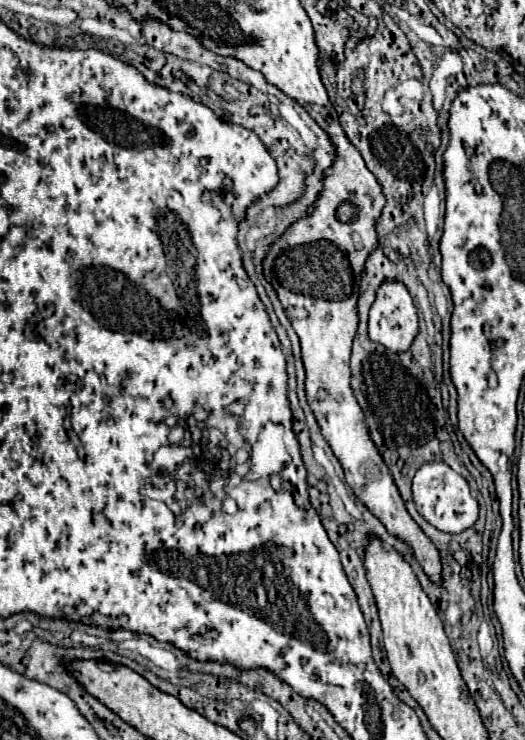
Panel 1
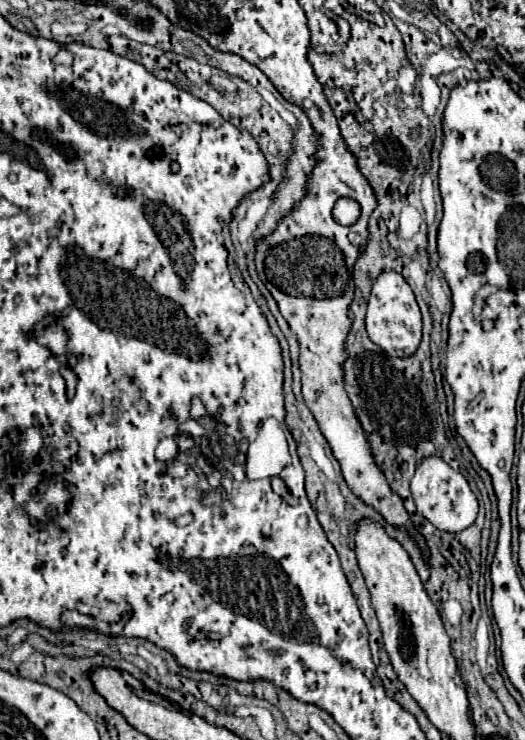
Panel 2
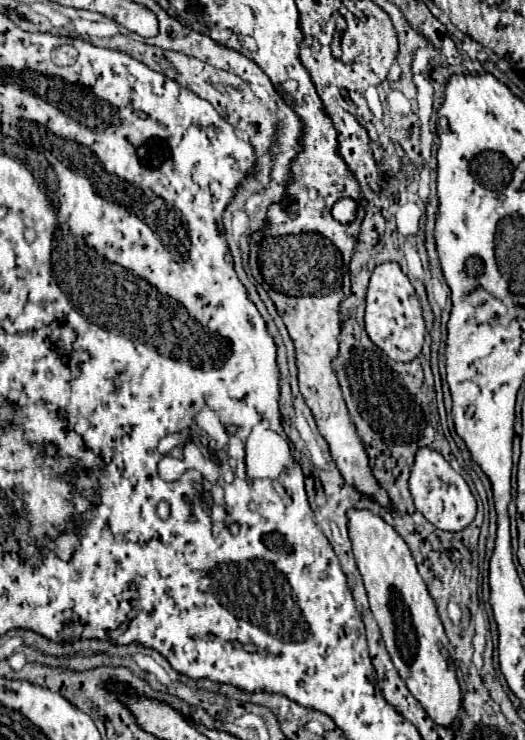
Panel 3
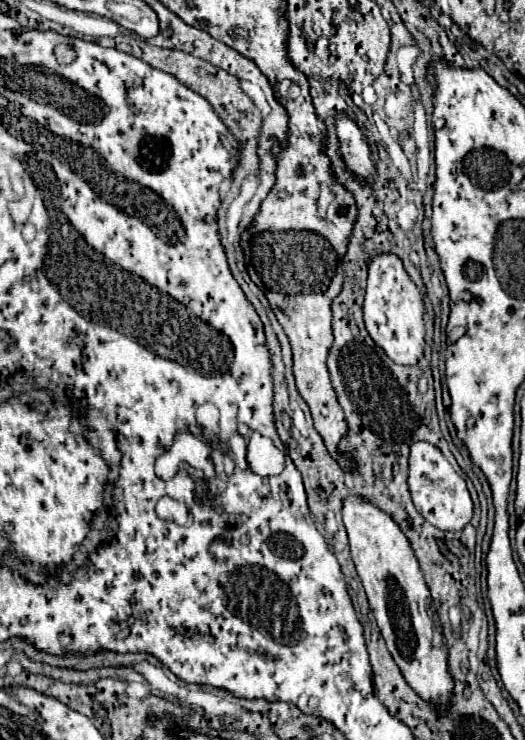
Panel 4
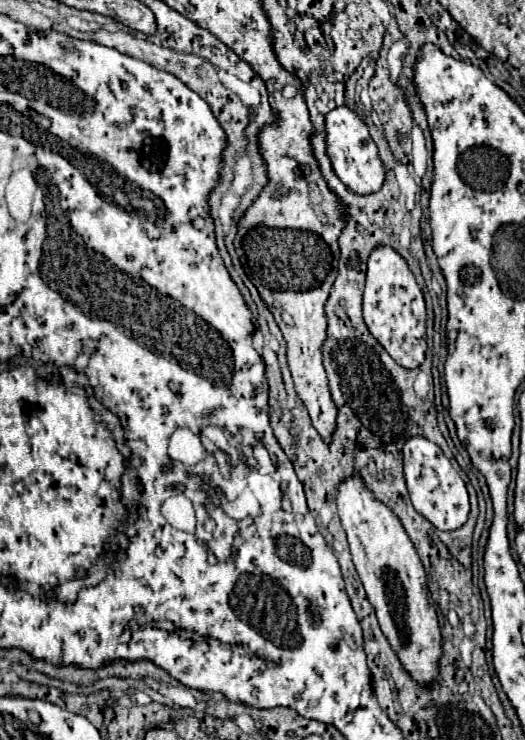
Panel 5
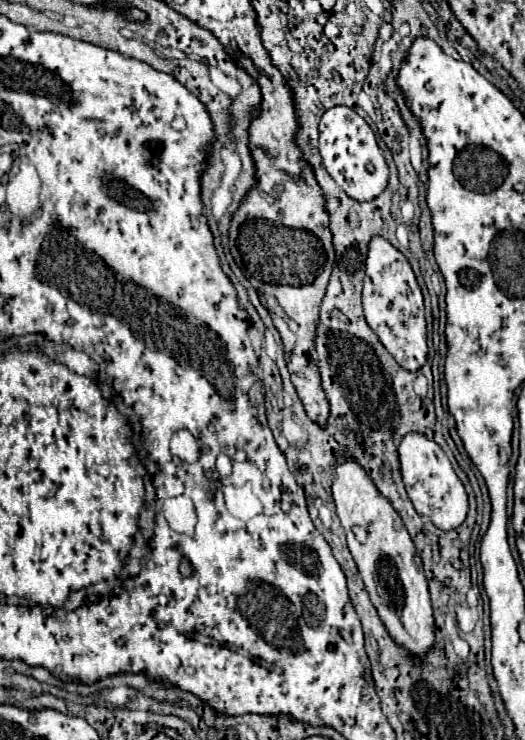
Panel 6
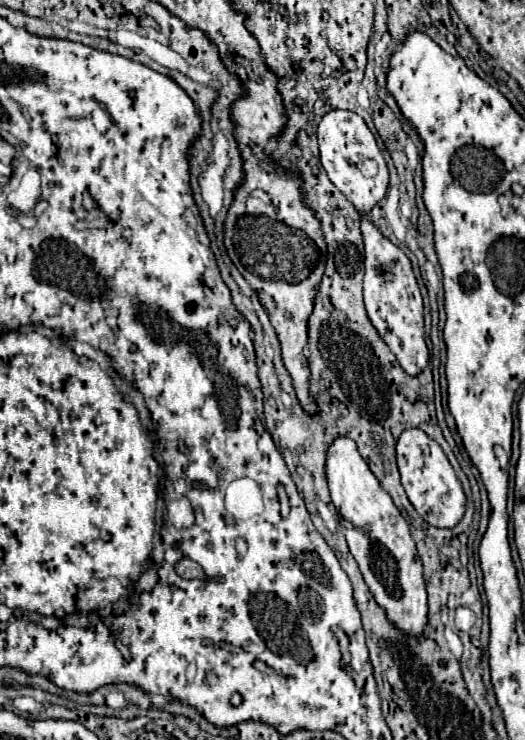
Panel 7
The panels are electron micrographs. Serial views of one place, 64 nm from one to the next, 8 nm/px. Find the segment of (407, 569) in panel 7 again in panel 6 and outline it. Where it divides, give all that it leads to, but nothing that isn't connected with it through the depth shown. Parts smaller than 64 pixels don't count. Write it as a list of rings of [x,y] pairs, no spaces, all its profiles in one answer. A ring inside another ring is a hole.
[[[344,456],[334,466],[332,498],[348,538],[348,548],[360,570],[370,600],[390,636],[408,652],[424,656],[424,652],[428,652],[428,648],[434,644],[434,616],[422,560],[402,518],[390,500],[378,492],[368,472],[352,456]]]

